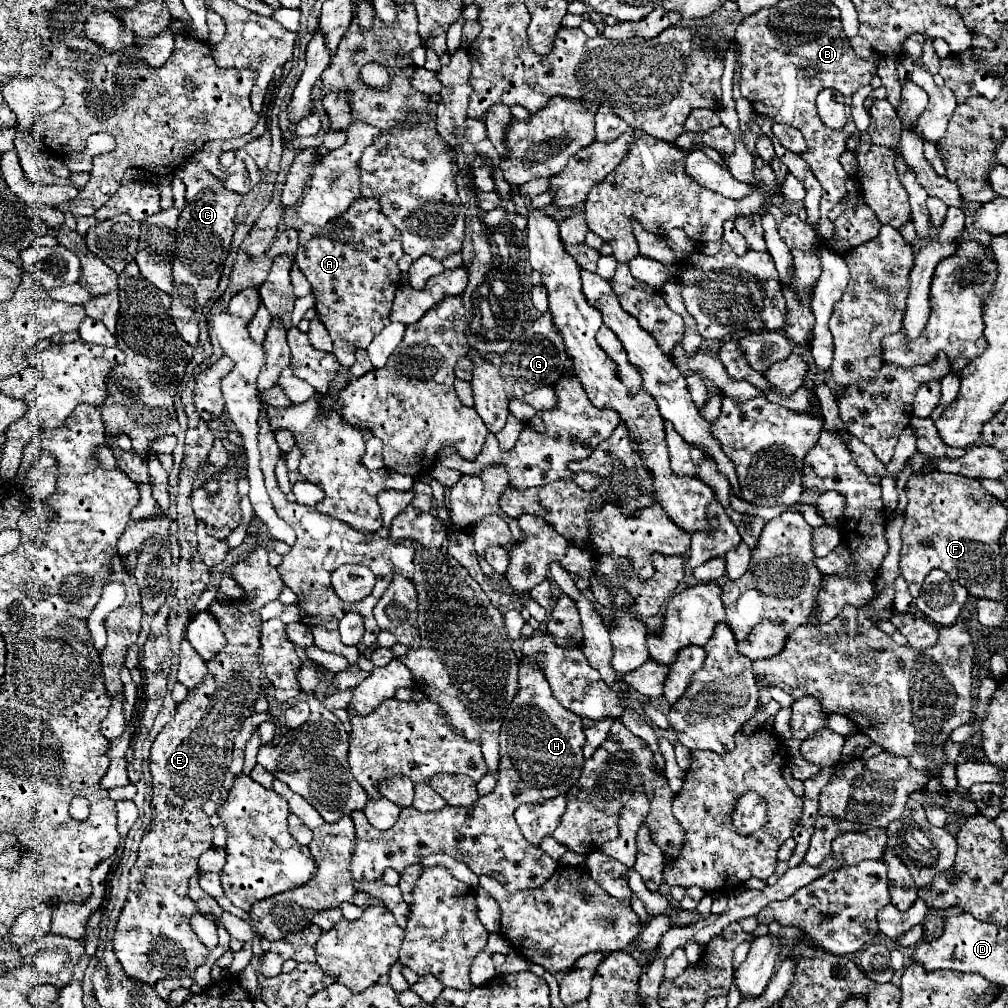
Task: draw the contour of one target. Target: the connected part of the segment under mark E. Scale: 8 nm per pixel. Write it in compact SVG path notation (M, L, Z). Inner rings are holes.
M256 547L244 561L232 565L230 571L232 571L234 581L240 581L240 585L244 587L246 597L236 599L236 601L228 601L226 605L216 603L216 601L214 601L212 605L208 605L208 611L210 611L210 613L214 615L214 619L220 623L220 629L222 629L222 633L224 633L224 637L226 637L228 643L226 643L226 647L224 647L216 657L212 657L212 659L206 663L206 667L208 667L208 675L204 677L204 681L202 681L196 689L188 691L188 697L186 697L182 703L176 705L176 715L172 717L172 721L168 721L168 723L164 725L164 729L156 735L156 739L154 739L154 743L152 743L152 749L150 749L150 775L152 775L152 801L150 801L150 803L152 803L152 821L150 821L150 825L148 825L148 829L146 829L146 833L144 833L144 837L142 837L142 841L140 841L138 859L136 859L136 863L134 863L132 869L130 869L130 889L128 889L128 897L126 897L126 903L124 903L122 913L120 913L120 917L118 917L116 931L114 931L114 939L112 939L114 953L116 953L118 961L122 963L124 971L126 971L130 977L134 977L134 979L136 979L136 975L138 975L138 979L144 981L144 983L148 983L148 985L152 985L152 983L156 983L156 979L164 979L164 977L176 977L176 979L192 977L194 971L206 961L206 957L208 957L208 953L210 953L210 951L198 941L198 937L194 935L194 931L190 929L190 923L188 923L190 917L192 917L194 913L198 913L196 903L188 897L188 879L190 879L194 873L198 873L198 857L200 857L204 851L208 851L208 849L212 847L212 827L210 827L210 823L208 823L208 817L202 813L202 805L210 799L212 791L218 791L218 789L222 787L224 773L228 771L228 767L230 767L230 763L232 763L232 745L234 745L234 739L236 739L236 735L240 733L240 725L242 725L242 721L254 713L254 701L258 699L258 693L260 693L260 689L262 689L262 669L260 669L260 659L258 659L258 649L260 649L260 623L262 623L262 621L260 621L258 609L264 607L268 601L278 599L278 595L280 595L280 591L282 591L282 587L284 587L284 581L280 581L278 571L276 571L274 567L268 565L268 557L266 557L266 549L264 549L264 547ZM250 593L256 593L256 597L250 599L250 597L248 597Z

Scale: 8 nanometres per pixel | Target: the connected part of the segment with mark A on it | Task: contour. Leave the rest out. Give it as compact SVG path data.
M358 197L348 211L332 219L326 227L304 225L298 235L296 265L314 289L318 319L334 341L344 339L354 347L366 349L390 323L394 291L400 285L400 231L382 213L378 199Z

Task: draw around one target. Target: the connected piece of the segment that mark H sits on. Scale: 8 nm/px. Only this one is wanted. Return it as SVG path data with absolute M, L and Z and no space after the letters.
M522 657L518 663L518 685L520 691L512 699L500 731L500 765L498 765L496 787L488 795L478 797L478 801L470 807L446 805L444 809L434 813L418 813L414 807L404 807L396 825L386 831L374 829L362 811L352 811L350 817L356 829L356 845L350 859L350 873L354 879L382 879L382 871L388 867L402 871L408 865L420 863L424 855L440 853L440 851L448 853L458 861L464 861L476 875L494 877L510 893L540 887L546 883L546 879L552 877L552 873L556 871L556 861L544 855L540 847L532 847L524 839L520 827L514 821L514 811L522 803L544 803L544 799L552 799L552 795L568 793L568 789L572 787L572 783L576 783L584 767L584 757L582 757L584 729L582 729L582 719L578 715L572 715L572 711L556 703L556 697L550 691L544 671L532 665L528 657Z

